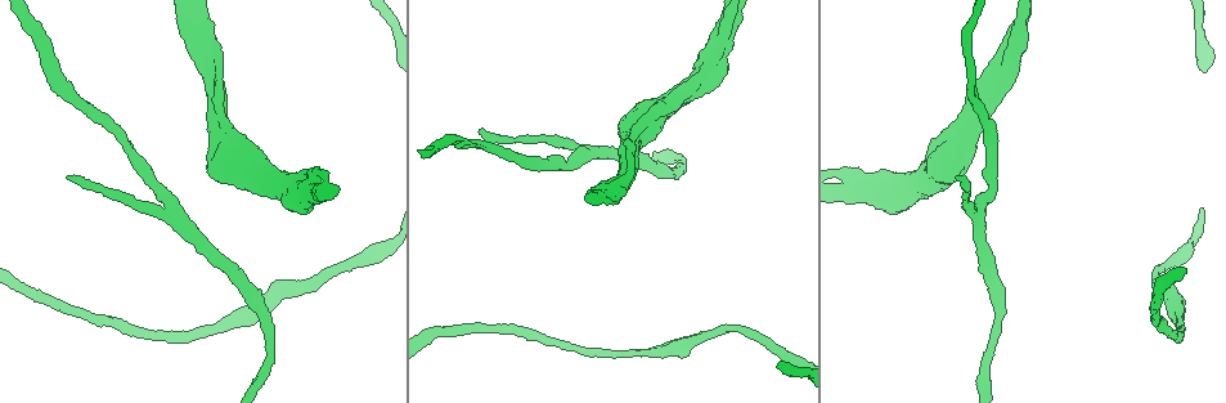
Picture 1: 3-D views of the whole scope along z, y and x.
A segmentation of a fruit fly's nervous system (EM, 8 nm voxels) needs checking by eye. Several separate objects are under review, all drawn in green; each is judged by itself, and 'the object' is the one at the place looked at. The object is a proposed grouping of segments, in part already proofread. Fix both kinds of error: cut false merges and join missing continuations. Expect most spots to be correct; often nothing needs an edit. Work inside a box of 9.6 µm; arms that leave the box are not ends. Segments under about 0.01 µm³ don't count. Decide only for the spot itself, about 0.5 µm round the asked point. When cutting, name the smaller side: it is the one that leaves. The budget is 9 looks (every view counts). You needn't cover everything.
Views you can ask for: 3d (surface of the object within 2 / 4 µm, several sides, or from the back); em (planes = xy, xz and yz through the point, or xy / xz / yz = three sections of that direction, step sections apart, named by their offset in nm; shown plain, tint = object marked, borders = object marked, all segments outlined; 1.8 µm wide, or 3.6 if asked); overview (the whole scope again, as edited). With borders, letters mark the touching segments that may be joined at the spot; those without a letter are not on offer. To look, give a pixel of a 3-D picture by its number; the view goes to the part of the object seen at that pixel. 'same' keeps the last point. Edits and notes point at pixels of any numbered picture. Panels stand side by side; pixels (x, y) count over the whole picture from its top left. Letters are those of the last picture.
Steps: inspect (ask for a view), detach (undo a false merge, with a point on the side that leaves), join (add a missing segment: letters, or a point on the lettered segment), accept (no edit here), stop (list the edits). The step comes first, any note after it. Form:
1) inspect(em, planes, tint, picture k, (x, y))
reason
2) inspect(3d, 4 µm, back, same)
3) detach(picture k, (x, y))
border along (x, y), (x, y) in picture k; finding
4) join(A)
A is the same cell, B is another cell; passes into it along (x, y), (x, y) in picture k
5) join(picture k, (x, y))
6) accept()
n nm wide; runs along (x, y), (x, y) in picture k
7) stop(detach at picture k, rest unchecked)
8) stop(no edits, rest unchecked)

inspect(em, 3.6 µm, planes, tint, picture 1, (171, 211))
side arm on a straight run

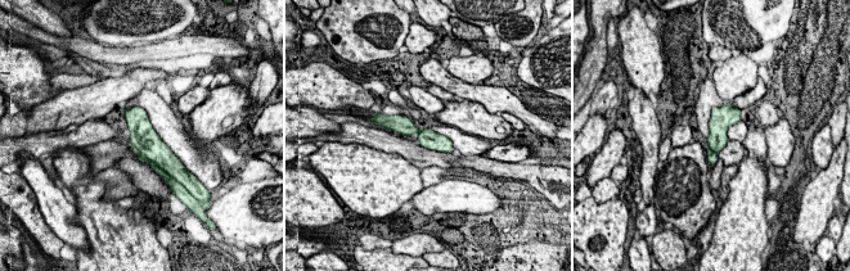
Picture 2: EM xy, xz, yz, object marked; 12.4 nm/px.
inspect(em, 3.6 µm, planes, borders, same)

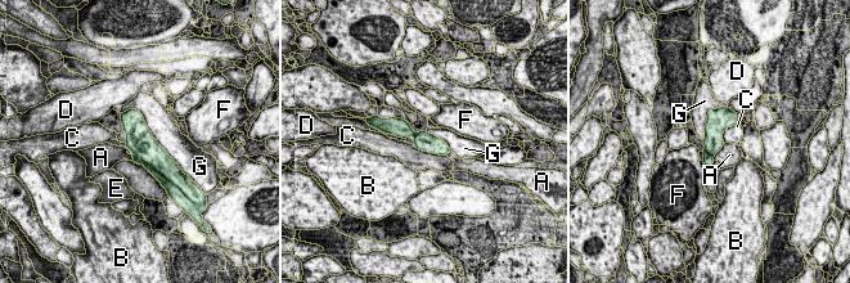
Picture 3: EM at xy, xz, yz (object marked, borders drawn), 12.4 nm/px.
detach(picture 3, (165, 183))
240 nm wide; A, B, C, D, E, F and G are other cells; the part that leaves runs along (133, 155), (156, 174) in picture 3; a second neuron is stuck on

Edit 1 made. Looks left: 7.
inspect(em, planes, tint, picture 1, (692, 339))
thick turns thin

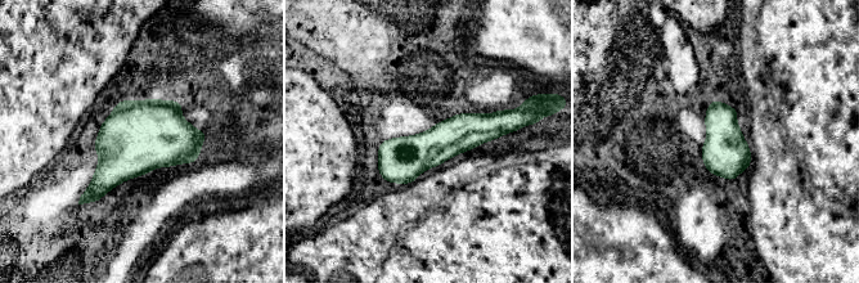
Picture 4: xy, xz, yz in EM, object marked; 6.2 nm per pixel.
inspect(em, planes, borders, same)

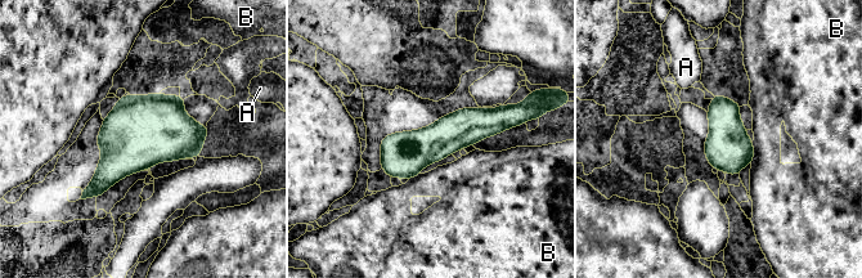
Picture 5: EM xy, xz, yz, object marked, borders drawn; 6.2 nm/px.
accept()
A and B are other cells; runs along (507, 121), (468, 125), (384, 165) in picture 5; one neuron here

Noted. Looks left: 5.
inspect(3d, 4 µm, picture 1, (1018, 41))
sudden change in width

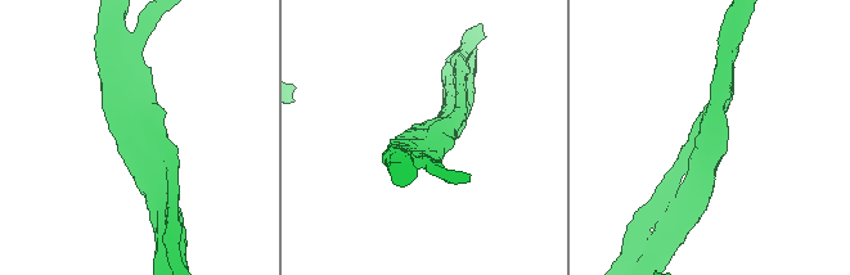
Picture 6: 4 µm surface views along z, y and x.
inspect(em, planes, borders, picture 6, (420, 140))
need the tissue

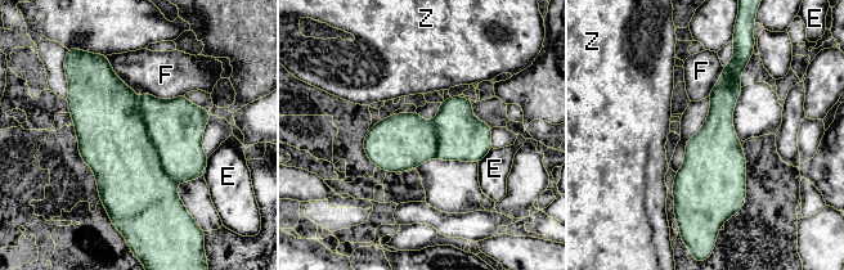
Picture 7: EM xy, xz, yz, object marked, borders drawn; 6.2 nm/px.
accept()
360 nm wide; E, F and Z are other cells; border along (140, 93), (160, 99), (184, 95) in picture 7; one neuron here

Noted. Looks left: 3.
inspect(3d, 2 µm, picture 1, (318, 168))
thick end

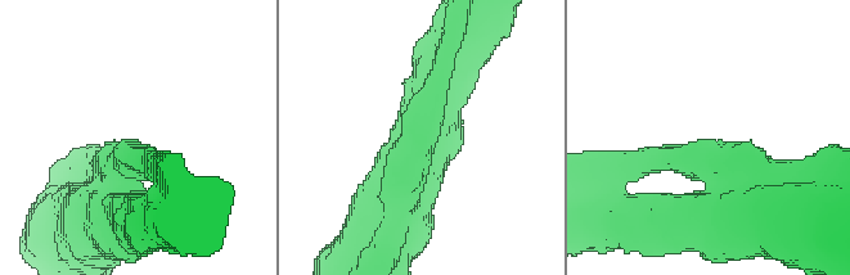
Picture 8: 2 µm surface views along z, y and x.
inspect(em, planes, borders, picture 8, (686, 146))
now the EM

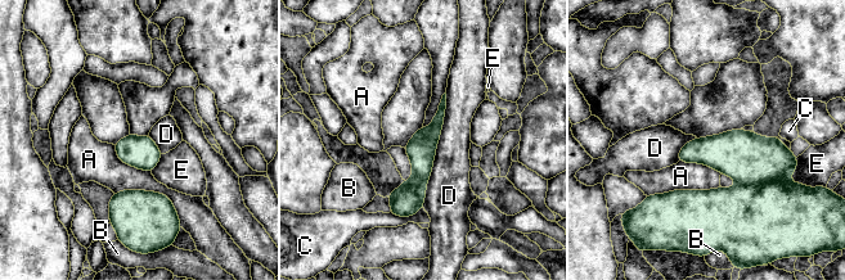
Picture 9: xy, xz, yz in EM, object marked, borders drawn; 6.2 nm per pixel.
accept()
D touches over 750 nm; A, B, C, D and E are other cells; no lettered segment goes on from it

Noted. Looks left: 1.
stop(detach at picture 3, rest unchecked)

